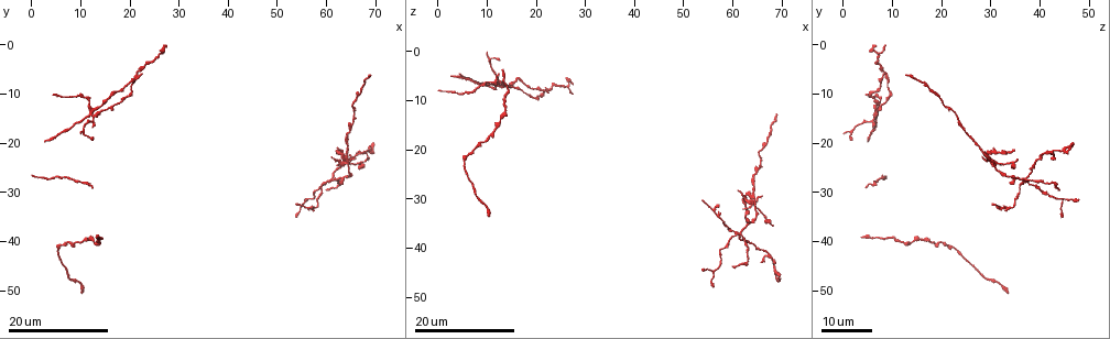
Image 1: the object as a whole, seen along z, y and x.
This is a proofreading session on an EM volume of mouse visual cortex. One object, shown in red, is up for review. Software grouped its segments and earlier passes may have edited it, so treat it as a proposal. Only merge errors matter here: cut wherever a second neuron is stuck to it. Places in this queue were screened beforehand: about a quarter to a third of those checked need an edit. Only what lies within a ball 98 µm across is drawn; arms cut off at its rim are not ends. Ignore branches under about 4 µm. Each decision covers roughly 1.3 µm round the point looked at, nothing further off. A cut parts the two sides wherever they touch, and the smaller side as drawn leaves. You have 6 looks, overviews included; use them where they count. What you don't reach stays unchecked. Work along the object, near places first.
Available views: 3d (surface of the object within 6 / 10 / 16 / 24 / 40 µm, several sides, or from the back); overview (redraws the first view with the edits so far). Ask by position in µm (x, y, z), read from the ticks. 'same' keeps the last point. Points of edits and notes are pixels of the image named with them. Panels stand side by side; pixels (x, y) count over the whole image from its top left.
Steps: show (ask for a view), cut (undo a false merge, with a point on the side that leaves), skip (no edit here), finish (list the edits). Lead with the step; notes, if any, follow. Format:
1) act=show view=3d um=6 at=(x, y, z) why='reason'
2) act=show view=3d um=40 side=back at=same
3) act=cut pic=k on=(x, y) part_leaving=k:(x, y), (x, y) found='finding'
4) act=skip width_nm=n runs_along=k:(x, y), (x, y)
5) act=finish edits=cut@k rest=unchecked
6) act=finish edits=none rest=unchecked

act=show view=3d um=16 at=(25.5, 2.0, 7.0) why='thick turns thin'

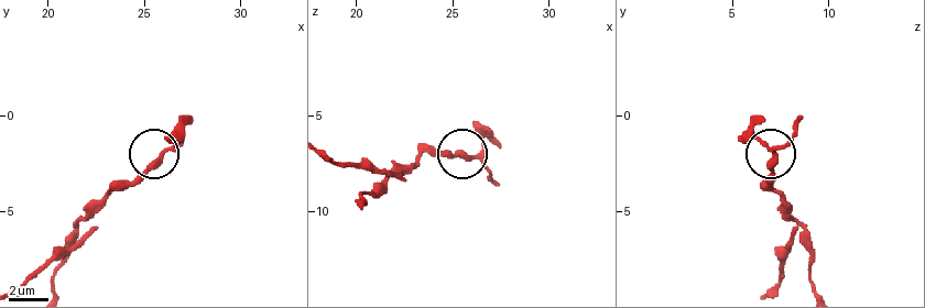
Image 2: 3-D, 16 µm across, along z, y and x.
act=show view=3d um=6 at=(26.0, 2.0, 7.2)

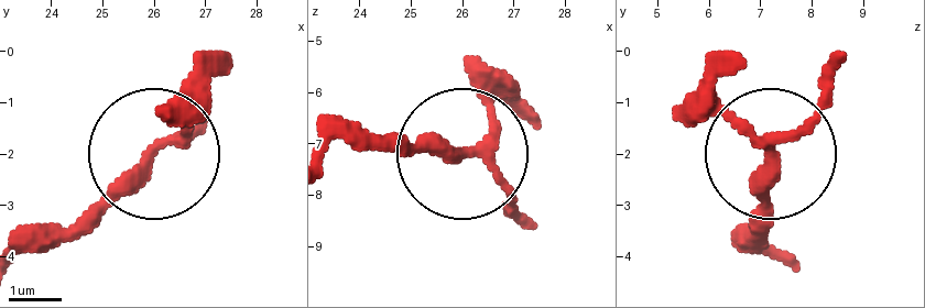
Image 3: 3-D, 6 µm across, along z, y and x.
act=skip arms=3 found='continuous, no second neuron'

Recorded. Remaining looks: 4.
act=show view=3d um=24 at=(63.5, 22.5, 29.5) why='arms part here'

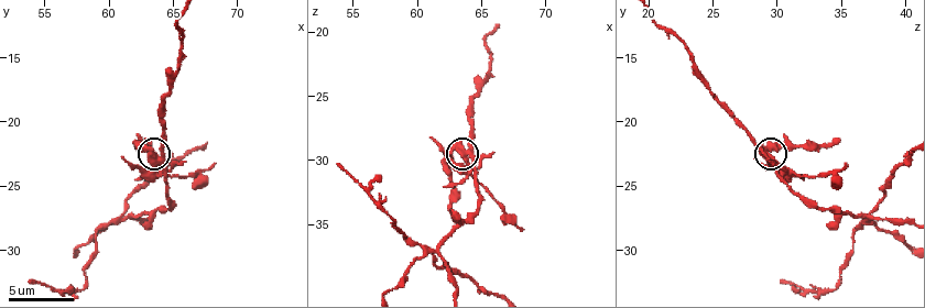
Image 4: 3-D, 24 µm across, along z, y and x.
act=show view=3d um=10 at=(63.6, 22.6, 29.4)

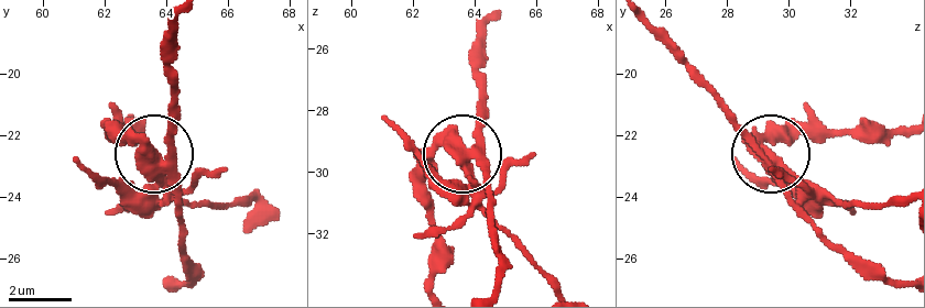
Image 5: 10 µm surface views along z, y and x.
act=cut pic=5 on=(124, 138) side_arm_um=7 arms=3 found='a second neuron is stuck on'

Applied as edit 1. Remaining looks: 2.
act=show view=3d um=16 at=(61.0, 27.4, 37.0) why='four or more arms meet'

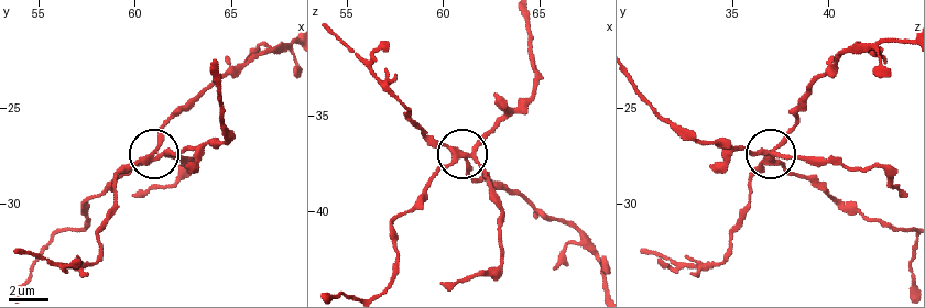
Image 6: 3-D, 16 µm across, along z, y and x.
act=show view=3d um=16 side=back at=(61.0, 27.5, 37.0)

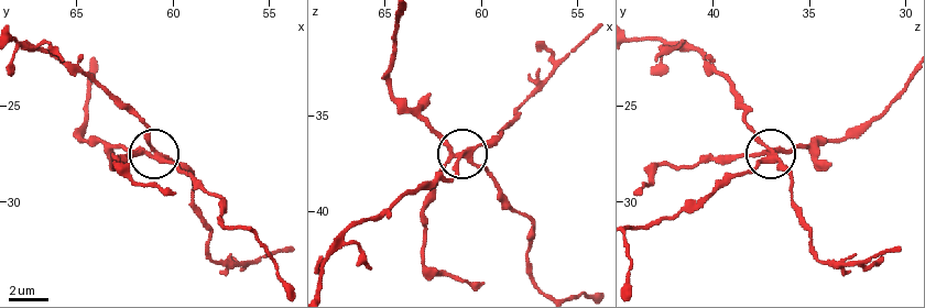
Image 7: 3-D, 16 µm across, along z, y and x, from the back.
act=cut pic=7 on=(497, 145) side_arm_um=17 found='two neurons meet here'

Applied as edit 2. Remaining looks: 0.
act=finish edits=cut@5,cut@7 rest=unchecked

